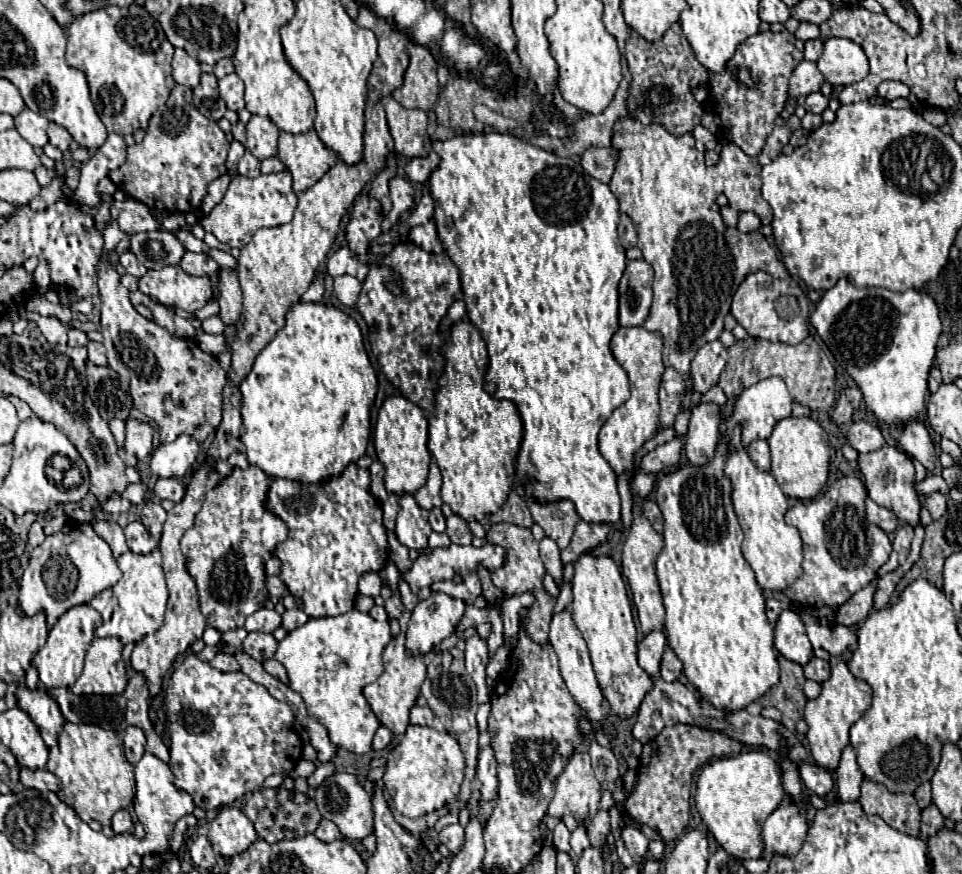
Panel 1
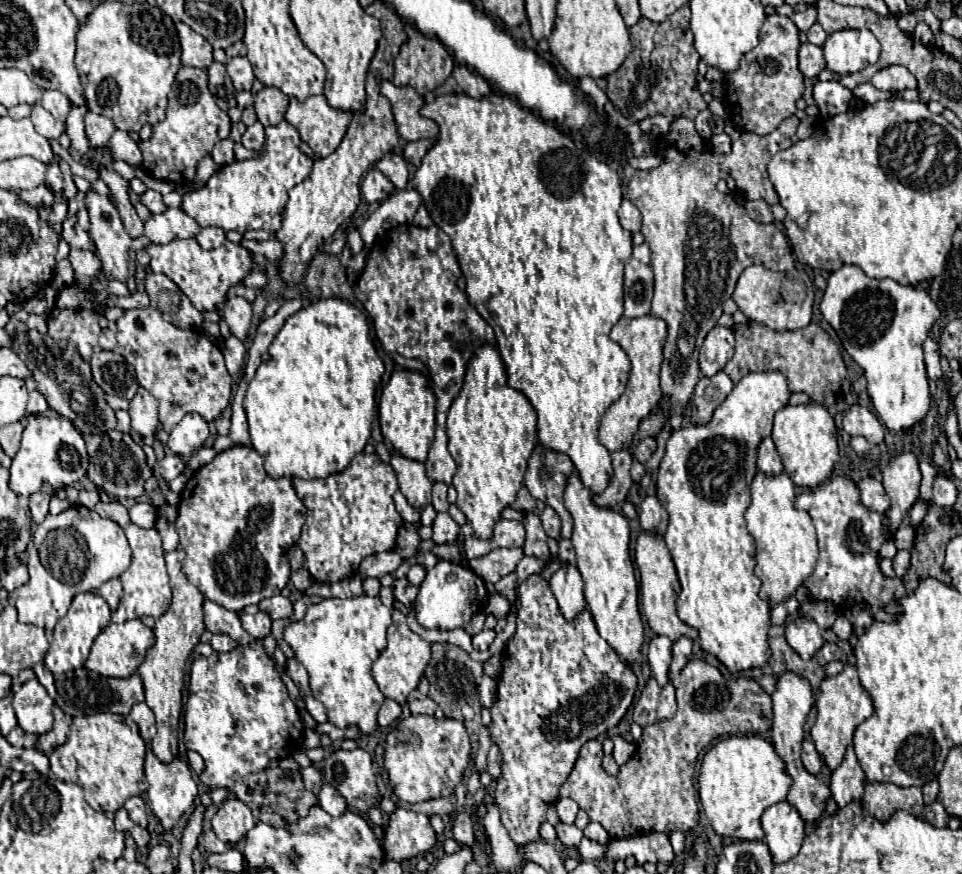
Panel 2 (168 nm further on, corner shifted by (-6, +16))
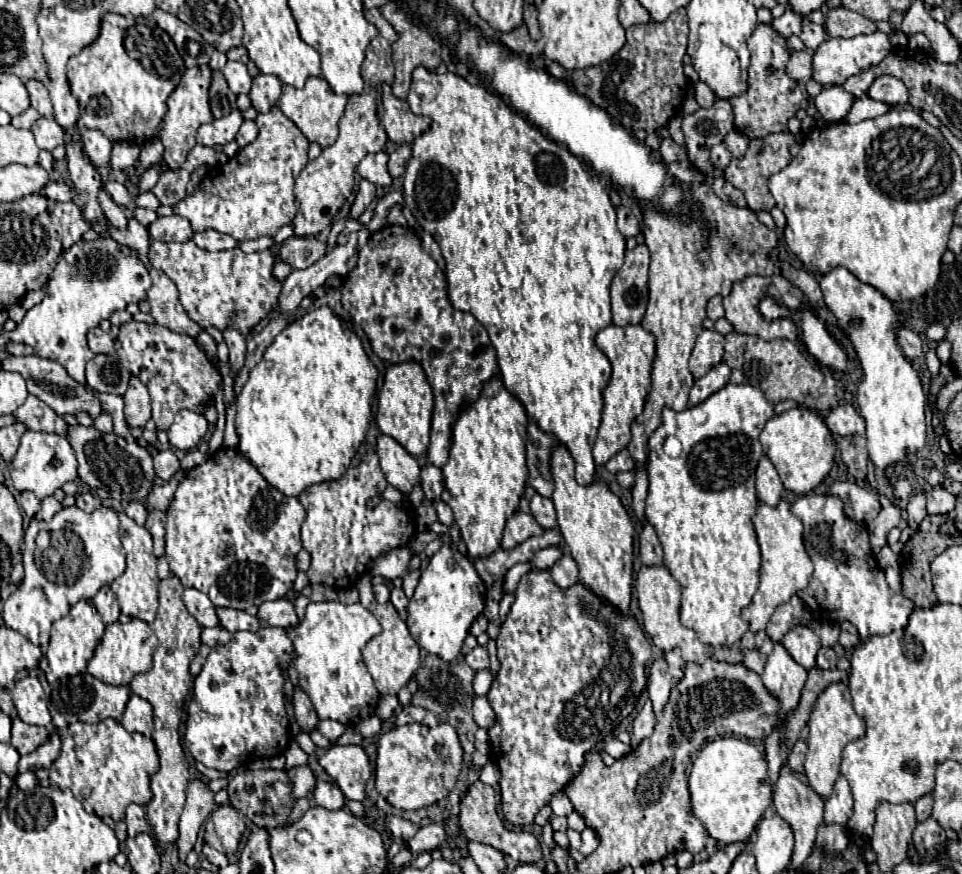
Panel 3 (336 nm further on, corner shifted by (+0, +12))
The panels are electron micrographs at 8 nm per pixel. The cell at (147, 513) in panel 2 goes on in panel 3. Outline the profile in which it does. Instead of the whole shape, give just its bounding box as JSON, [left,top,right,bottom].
[125,502,147,526]

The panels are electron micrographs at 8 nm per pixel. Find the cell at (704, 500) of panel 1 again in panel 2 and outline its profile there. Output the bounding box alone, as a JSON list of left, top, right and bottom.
[657,372,789,672]

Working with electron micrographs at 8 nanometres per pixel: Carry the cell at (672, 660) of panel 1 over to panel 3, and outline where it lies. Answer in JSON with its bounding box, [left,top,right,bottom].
[665,648,685,684]

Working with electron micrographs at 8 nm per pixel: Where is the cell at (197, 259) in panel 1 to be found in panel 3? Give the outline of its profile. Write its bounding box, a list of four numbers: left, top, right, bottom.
[193,230,237,250]

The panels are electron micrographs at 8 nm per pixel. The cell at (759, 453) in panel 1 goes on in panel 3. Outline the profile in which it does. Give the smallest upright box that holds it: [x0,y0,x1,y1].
[755,454,783,506]

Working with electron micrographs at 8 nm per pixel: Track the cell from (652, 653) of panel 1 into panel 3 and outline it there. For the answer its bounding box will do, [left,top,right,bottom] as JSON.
[647,656,671,716]

